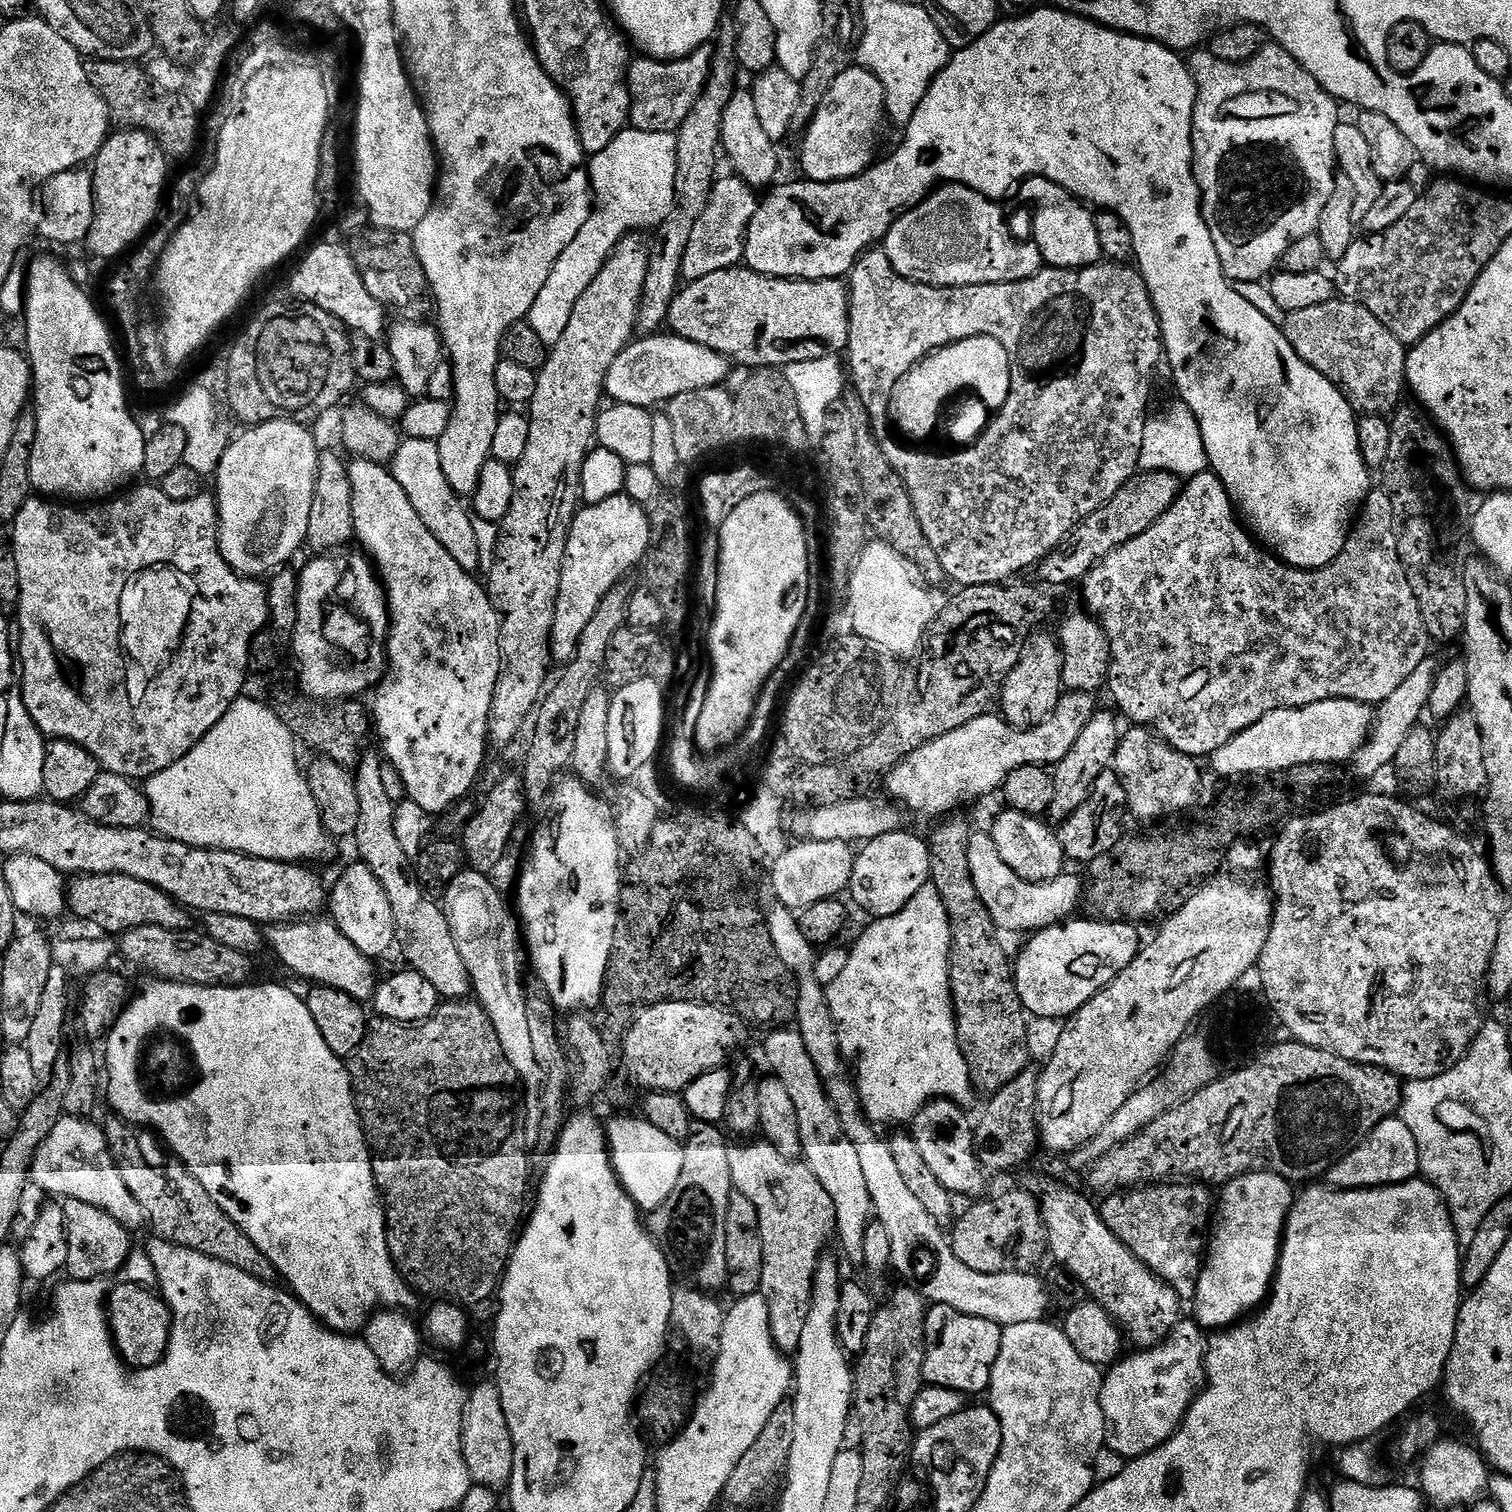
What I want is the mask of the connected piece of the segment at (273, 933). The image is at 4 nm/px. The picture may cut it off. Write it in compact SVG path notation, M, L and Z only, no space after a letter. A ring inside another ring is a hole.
M300 918L279 926L272 926L266 932L266 944L290 971L313 985L337 988L350 994L356 1000L368 1002L373 999L378 975L372 969L373 961L361 954L348 938L338 931L328 918Z

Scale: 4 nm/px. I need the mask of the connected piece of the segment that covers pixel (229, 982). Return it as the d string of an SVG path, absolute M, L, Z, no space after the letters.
M138 926L123 933L118 940L118 952L136 968L145 968L153 977L174 980L177 984L197 984L207 988L234 988L253 979L250 956L227 946L197 930L170 930L162 926Z

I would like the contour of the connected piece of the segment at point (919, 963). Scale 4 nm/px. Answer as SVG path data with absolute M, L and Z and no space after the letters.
M930 882L914 894L914 898L906 904L898 914L893 916L882 916L871 921L872 925L856 940L856 945L851 945L848 954L848 965L842 970L842 975L835 982L826 985L826 995L830 1014L836 1023L836 1033L840 1043L840 1052L845 1061L856 1060L856 1076L854 1072L854 1087L860 1098L860 1106L864 1109L864 1115L868 1117L869 1124L881 1126L880 1124L904 1124L907 1125L932 1100L943 1098L952 1100L961 1106L968 1106L972 1100L972 1088L974 1081L972 1072L968 1069L968 1060L962 1054L958 1034L956 1033L956 1007L952 1005L952 923L946 914L946 906L938 890Z

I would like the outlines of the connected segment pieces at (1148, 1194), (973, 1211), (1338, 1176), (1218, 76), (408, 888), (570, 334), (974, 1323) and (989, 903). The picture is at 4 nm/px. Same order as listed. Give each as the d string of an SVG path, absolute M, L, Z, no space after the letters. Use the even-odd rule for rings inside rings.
M1165 1182L1159 1186L1148 1186L1143 1190L1125 1190L1112 1194L1102 1204L1102 1215L1106 1226L1113 1232L1148 1269L1171 1286L1181 1301L1195 1301L1200 1269L1204 1267L1206 1241L1210 1236L1210 1225L1214 1220L1214 1196L1199 1182Z
M1021 1190L1021 1192L1008 1192L1005 1196L998 1197L996 1204L991 1204L988 1198L973 1204L976 1205L966 1209L961 1214L960 1220L958 1216L950 1228L950 1243L958 1262L970 1266L970 1270L978 1270L978 1274L998 1274L1009 1270L1032 1272L1035 1264L1048 1252L1048 1235L1044 1229L1044 1219L1036 1197L1027 1190Z
M1393 1118L1383 1120L1346 1159L1335 1164L1328 1172L1326 1180L1333 1189L1355 1190L1357 1188L1385 1188L1391 1184L1404 1184L1408 1180L1417 1179L1419 1176L1418 1142L1414 1142L1414 1130L1410 1130L1410 1126L1406 1126L1404 1120Z
M1275 42L1265 43L1254 58L1241 64L1222 62L1211 50L1193 51L1186 63L1196 83L1192 169L1200 187L1204 221L1221 262L1226 262L1228 256L1256 256L1256 244L1264 244L1264 256L1256 256L1256 264L1222 264L1230 282L1256 282L1281 263L1286 250L1298 238L1315 233L1318 218L1322 218L1322 210L1330 202L1338 175L1334 130L1342 123L1341 105Z
M365 751L354 769L358 790L358 826L354 843L356 852L360 855L357 856L359 863L366 864L374 878L378 878L378 882L382 884L382 890L386 890L386 899L394 913L396 944L408 959L407 967L422 974L422 978L426 978L426 982L430 982L430 986L434 986L434 990L438 990L445 1001L463 1000L473 995L470 973L454 947L444 909L433 897L424 893L422 886L416 881L413 861L406 850L402 850L398 837L394 834L397 801L392 800L392 792L380 769L381 753L376 752Z
M632 234L625 236L602 266L598 278L594 278L594 282L586 286L582 298L578 298L574 306L574 314L570 314L570 322L566 322L566 330L562 330L562 338L557 344L551 345L548 361L536 372L534 398L526 412L530 439L526 442L526 451L522 458L512 468L514 498L510 502L506 518L498 525L500 537L496 543L496 555L487 569L488 597L500 619L500 673L494 690L494 702L488 715L488 738L495 747L496 744L500 748L506 747L519 734L520 727L529 723L550 680L548 664L550 665L551 659L552 623L556 613L566 542L572 520L582 500L580 475L584 460L596 439L596 418L601 407L600 396L602 400L605 395L606 374L610 366L614 366L614 358L618 358L618 354L622 354L622 350L628 347L638 328L636 319L642 286L646 286L650 248L647 243L643 244L642 241L635 240L636 238Z
M941 1304L929 1307L924 1317L924 1375L925 1385L949 1388L971 1398L987 1393L994 1362L1002 1350L1004 1329L986 1318L974 1318Z
M973 831L968 849L970 850L970 874L974 878L974 886L982 898L986 910L990 910L990 918L996 923L997 929L1003 930L1005 933L1008 931L1035 934L1045 928L1065 923L1069 918L1077 915L1076 907L1082 904L1086 896L1086 884L1083 879L1079 880L1076 876L1061 874L1057 880L1052 880L1048 884L1026 882L1022 878L1018 878L1018 874L1014 874L1014 870L1010 870L1010 866L1006 866L1006 862L1002 862L1002 854L998 854L998 846L994 846L994 838L987 831Z

